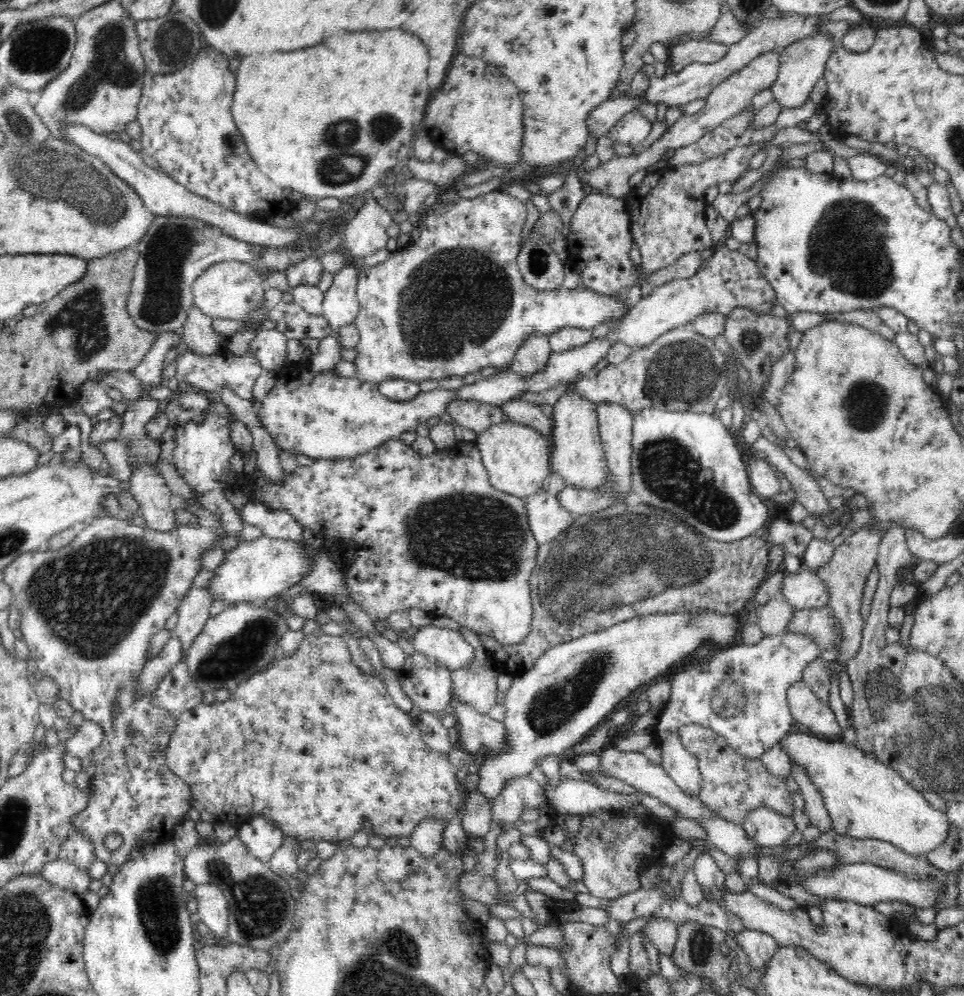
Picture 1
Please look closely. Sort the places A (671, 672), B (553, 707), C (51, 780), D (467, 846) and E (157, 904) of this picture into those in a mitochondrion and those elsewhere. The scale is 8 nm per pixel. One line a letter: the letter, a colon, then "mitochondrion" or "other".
A: other
B: mitochondrion
C: other
D: other
E: mitochondrion

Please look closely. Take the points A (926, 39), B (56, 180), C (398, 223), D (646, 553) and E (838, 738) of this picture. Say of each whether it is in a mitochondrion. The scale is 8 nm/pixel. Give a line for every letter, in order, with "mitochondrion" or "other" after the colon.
A: other
B: mitochondrion
C: other
D: mitochondrion
E: other

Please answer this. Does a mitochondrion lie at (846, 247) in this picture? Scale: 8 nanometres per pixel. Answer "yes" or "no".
yes

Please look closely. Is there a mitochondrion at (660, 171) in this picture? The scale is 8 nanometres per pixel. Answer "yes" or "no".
no

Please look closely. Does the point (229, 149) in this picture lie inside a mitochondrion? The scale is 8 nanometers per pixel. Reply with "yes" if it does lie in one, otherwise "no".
yes

